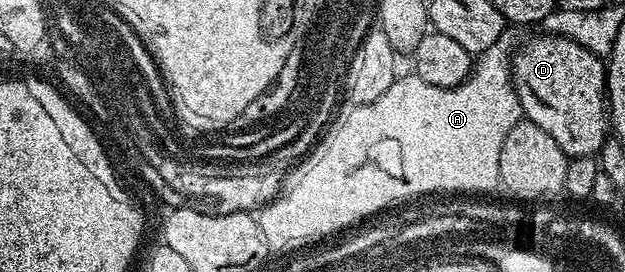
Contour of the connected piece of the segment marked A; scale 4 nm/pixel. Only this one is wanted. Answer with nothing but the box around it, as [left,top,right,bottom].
[258,35,523,247]

